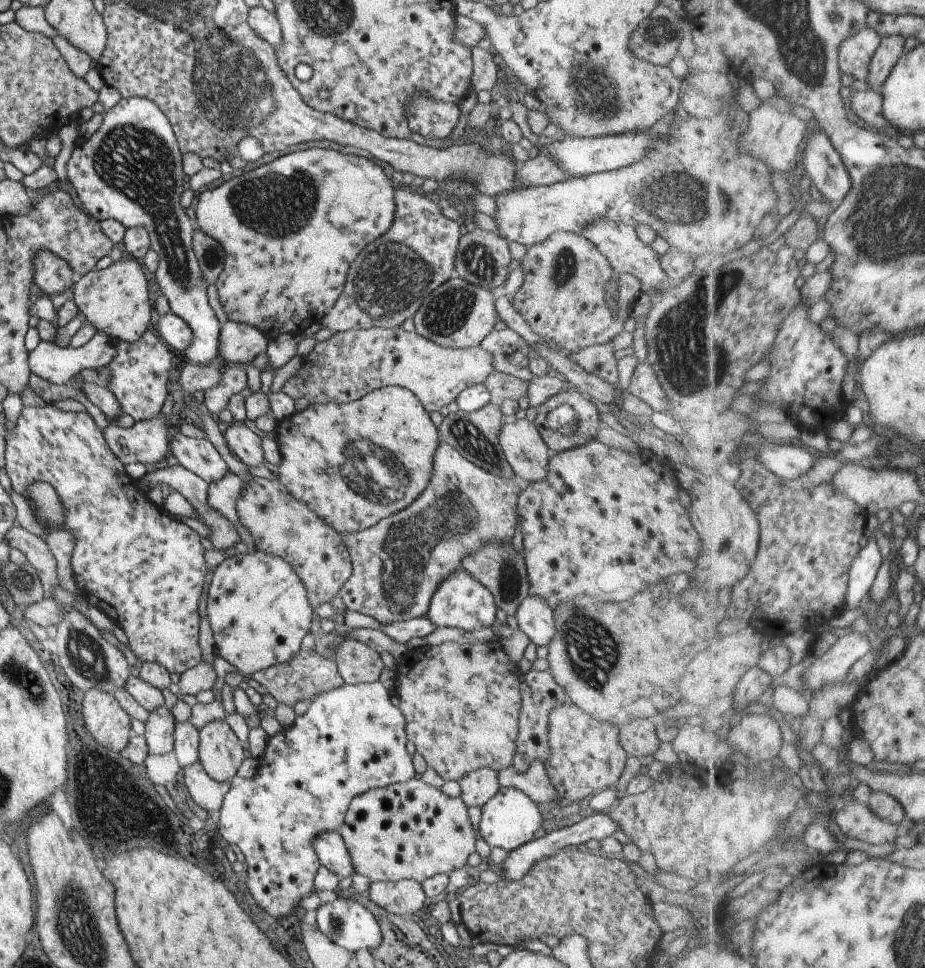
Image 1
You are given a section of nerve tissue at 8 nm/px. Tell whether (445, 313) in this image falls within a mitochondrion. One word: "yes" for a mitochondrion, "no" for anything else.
yes

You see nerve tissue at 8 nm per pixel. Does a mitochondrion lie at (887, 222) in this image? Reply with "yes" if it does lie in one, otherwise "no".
yes

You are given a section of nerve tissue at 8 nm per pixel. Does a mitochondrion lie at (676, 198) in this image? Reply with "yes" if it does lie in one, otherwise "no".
yes

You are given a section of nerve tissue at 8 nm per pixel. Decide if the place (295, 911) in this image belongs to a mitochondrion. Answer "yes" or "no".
no

